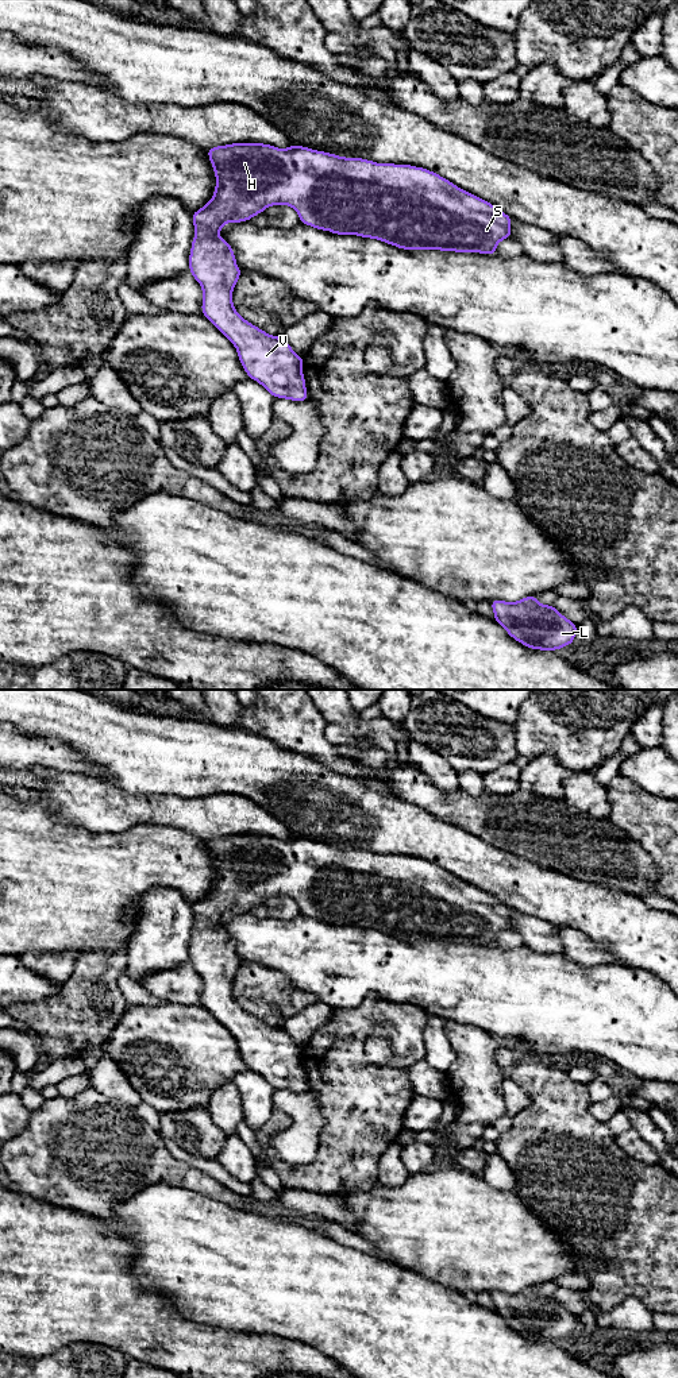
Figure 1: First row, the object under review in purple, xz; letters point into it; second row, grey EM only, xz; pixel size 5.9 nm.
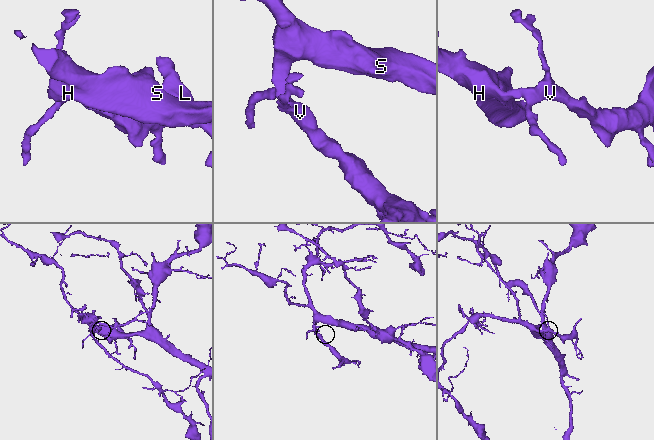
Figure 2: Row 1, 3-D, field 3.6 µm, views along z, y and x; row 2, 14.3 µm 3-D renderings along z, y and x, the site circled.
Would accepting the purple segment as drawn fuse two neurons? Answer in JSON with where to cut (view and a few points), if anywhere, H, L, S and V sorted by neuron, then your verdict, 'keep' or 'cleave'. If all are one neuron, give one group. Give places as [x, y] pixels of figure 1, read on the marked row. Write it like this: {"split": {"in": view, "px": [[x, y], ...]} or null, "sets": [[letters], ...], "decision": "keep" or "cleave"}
{"split": null, "sets": [["H", "L", "S", "V"]], "decision": "keep"}

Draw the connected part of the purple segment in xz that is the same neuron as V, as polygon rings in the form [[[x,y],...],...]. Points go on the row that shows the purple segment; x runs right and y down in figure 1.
[[[231,143],[226,146],[216,146],[208,148],[207,154],[209,157],[211,165],[215,171],[216,185],[215,185],[213,197],[203,208],[192,213],[194,238],[192,240],[192,247],[189,254],[189,273],[200,283],[203,289],[203,304],[201,304],[203,316],[208,319],[216,327],[216,329],[220,331],[234,344],[234,347],[238,351],[239,362],[244,368],[247,377],[262,385],[274,398],[285,398],[296,402],[308,401],[305,378],[303,374],[304,359],[293,351],[293,348],[282,339],[282,336],[273,336],[266,333],[261,328],[244,320],[236,312],[232,304],[232,290],[239,277],[243,273],[236,265],[235,252],[231,248],[231,244],[226,239],[217,236],[226,223],[250,221],[251,217],[262,213],[266,208],[271,205],[289,205],[297,212],[301,224],[311,225],[321,231],[330,231],[335,235],[357,235],[361,238],[381,240],[390,246],[396,246],[401,250],[439,250],[439,251],[478,252],[478,254],[494,255],[497,244],[504,239],[512,238],[511,216],[504,213],[500,208],[494,206],[493,204],[461,189],[459,186],[454,185],[451,181],[424,167],[417,167],[412,165],[377,163],[369,159],[353,158],[353,157],[344,158],[336,154],[330,154],[327,151],[317,151],[300,144],[293,144],[288,148],[278,148],[265,143]]]

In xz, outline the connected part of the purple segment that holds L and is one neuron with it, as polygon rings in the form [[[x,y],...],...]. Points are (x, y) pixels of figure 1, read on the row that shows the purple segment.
[[[536,595],[516,602],[490,601],[494,621],[520,644],[535,651],[556,651],[574,642],[577,624],[552,605],[542,605]]]

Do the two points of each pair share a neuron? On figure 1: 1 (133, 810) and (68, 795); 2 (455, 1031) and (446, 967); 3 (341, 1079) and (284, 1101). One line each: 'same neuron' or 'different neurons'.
1: same neuron
2: different neurons
3: different neurons

